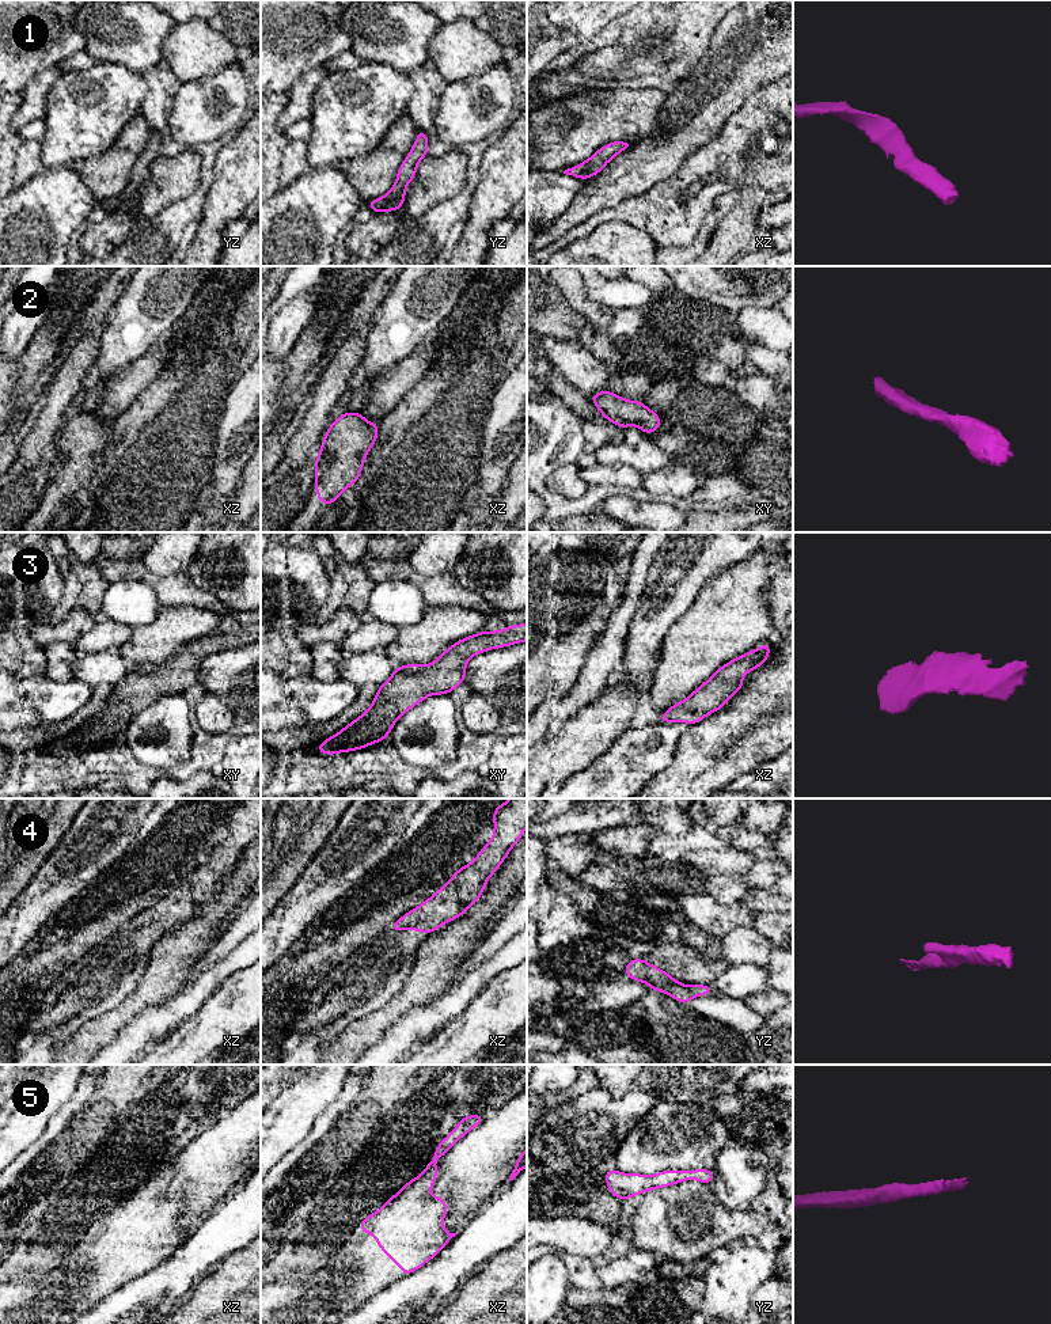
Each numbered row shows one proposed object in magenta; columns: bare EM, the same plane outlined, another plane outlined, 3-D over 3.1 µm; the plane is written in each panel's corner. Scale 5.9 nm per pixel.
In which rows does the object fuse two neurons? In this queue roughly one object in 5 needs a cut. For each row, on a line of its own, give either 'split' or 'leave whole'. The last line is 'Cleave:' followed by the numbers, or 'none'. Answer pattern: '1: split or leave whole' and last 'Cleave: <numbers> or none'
1: leave whole
2: leave whole
3: leave whole
4: leave whole
5: leave whole
Cleave: none

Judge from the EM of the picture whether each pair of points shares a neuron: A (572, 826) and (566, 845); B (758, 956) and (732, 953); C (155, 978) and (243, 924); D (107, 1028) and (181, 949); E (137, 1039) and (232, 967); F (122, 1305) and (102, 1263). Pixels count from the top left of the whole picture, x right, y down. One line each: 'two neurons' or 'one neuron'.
A: two neurons
B: one neuron
C: two neurons
D: one neuron
E: one neuron
F: two neurons

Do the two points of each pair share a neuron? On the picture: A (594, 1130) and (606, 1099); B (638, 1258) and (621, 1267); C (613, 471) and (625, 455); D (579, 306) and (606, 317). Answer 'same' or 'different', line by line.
A: same
B: same
C: different
D: same

